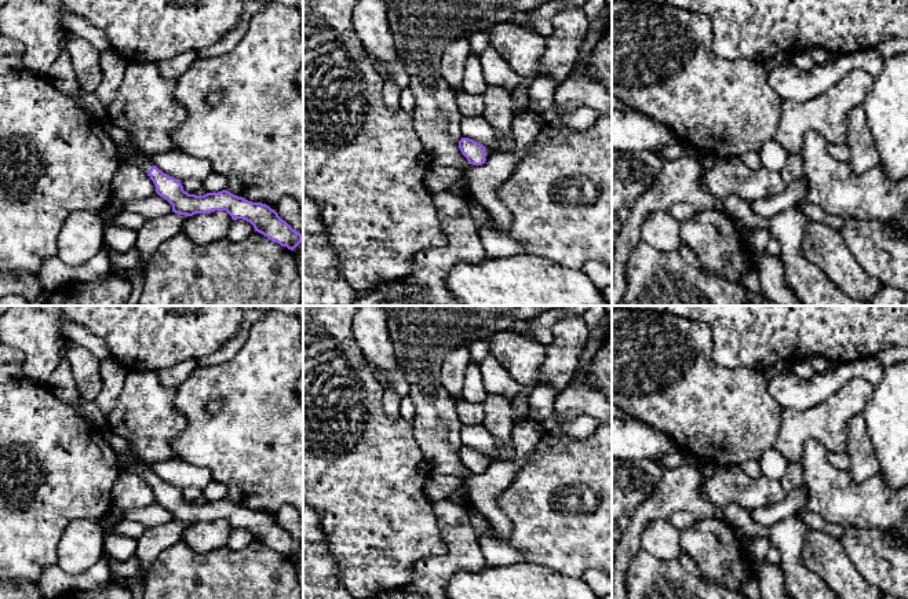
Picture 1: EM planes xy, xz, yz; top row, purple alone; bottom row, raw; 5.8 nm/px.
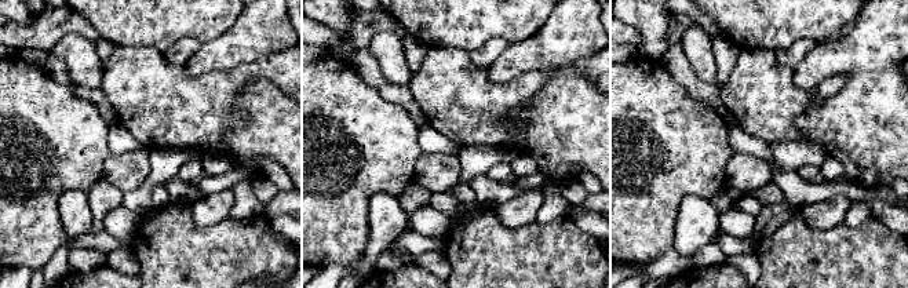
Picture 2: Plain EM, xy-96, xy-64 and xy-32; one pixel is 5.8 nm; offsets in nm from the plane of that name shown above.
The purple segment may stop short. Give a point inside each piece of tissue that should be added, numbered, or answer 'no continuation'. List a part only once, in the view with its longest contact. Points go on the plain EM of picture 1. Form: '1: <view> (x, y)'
1: xy (124, 464)

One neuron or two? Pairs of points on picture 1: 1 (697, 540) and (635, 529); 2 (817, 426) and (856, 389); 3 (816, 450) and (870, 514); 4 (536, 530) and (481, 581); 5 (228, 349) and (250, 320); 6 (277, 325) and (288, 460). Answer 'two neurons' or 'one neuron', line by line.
1: two neurons
2: one neuron
3: one neuron
4: two neurons
5: one neuron
6: one neuron

